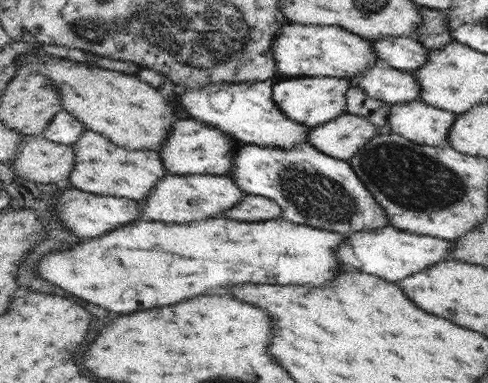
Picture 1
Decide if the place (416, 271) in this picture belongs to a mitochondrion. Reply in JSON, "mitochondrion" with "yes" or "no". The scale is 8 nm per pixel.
{"mitochondrion":"no"}

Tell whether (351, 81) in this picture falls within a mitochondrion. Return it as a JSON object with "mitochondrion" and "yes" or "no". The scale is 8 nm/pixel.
{"mitochondrion":"no"}

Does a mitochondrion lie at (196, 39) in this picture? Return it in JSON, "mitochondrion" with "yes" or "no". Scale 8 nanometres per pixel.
{"mitochondrion":"yes"}

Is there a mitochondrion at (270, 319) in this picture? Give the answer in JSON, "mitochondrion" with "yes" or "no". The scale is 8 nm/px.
{"mitochondrion":"no"}

